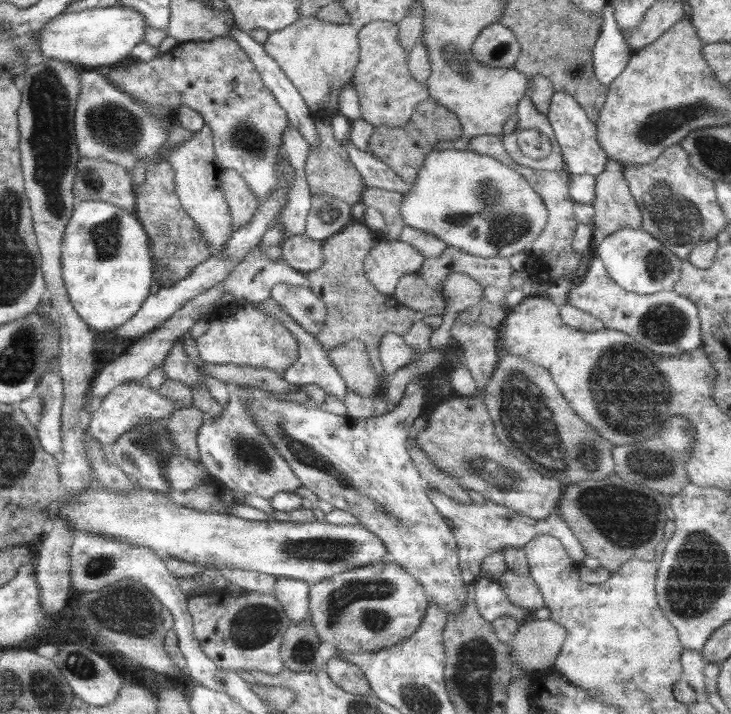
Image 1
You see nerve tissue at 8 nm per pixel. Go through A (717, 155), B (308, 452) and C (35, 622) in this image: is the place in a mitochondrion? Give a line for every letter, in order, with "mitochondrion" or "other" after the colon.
A: mitochondrion
B: mitochondrion
C: other

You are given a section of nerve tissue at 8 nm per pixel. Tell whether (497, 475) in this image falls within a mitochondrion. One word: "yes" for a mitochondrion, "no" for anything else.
yes

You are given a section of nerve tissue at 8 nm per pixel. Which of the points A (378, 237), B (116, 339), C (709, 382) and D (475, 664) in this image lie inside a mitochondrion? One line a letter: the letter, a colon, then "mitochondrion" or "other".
A: other
B: other
C: other
D: mitochondrion

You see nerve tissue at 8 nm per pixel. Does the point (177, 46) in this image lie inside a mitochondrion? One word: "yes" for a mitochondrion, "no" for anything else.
no

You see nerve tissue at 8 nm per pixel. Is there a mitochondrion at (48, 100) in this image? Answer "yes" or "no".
yes

